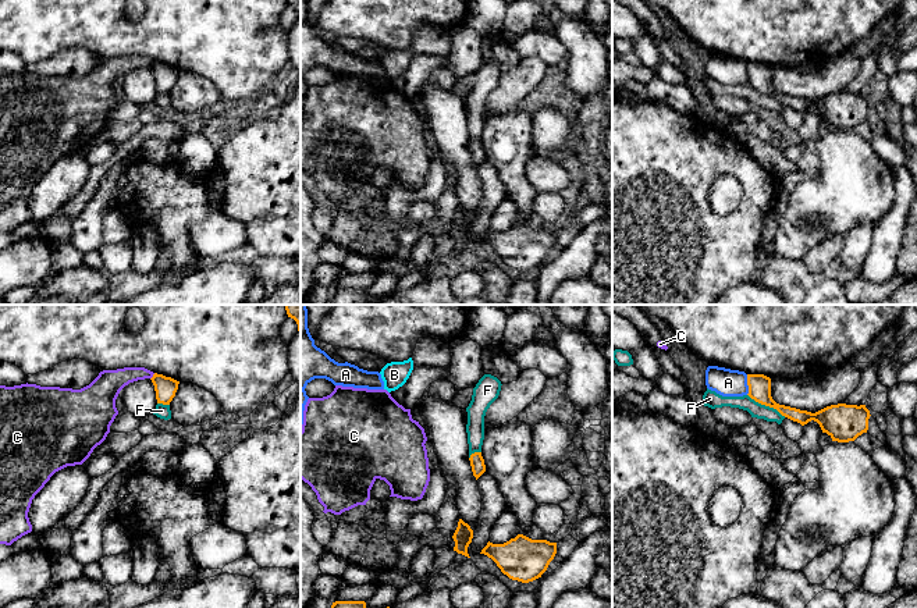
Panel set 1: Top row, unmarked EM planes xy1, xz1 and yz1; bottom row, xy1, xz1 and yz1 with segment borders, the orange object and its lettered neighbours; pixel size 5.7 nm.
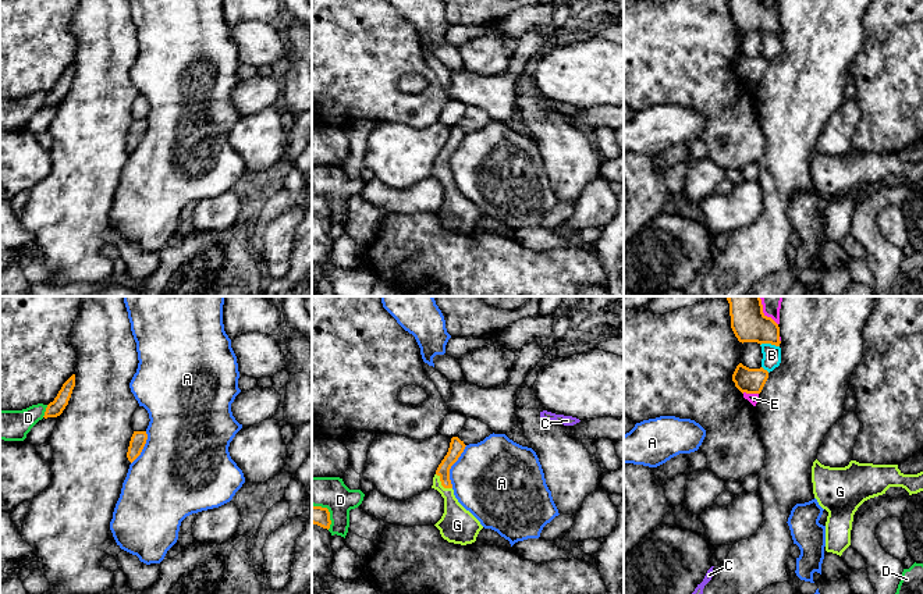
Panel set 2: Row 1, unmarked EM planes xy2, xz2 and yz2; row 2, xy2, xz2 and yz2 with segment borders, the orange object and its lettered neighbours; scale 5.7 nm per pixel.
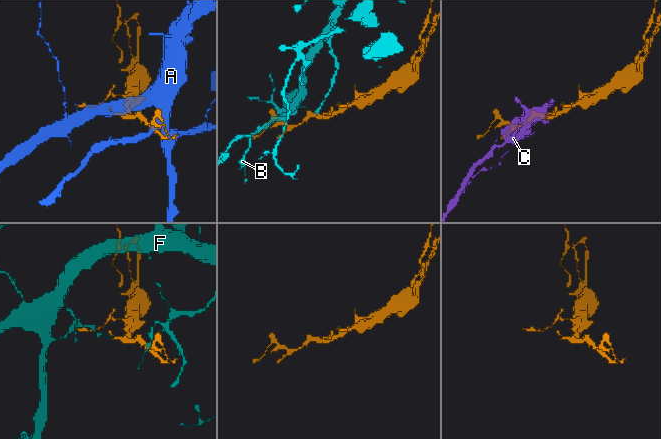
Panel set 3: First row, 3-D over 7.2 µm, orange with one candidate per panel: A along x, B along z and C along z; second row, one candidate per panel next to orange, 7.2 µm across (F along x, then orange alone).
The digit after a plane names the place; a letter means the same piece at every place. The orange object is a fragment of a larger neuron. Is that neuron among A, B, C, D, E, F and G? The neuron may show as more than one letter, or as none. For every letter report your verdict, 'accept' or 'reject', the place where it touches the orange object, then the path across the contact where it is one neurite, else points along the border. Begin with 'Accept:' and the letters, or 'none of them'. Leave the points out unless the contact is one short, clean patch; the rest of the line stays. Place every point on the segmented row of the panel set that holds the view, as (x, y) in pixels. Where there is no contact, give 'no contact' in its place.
Accept: G
A: reject; meets orange in xz2 at (451, 465)
B: reject; meets orange in yz2 at (770, 342)
C: reject; meets orange in xy1 at (153, 376)
D: reject; meets orange in xy2 at (46, 411)
E: reject; meets orange in yz2 at (751, 392)
F: reject; meets orange in yz1 at (767, 405)
G: accept; meets orange in xz2 at (442, 484); runs through xz2 (457, 447), (443, 469), (442, 484), (448, 495), (457, 525)

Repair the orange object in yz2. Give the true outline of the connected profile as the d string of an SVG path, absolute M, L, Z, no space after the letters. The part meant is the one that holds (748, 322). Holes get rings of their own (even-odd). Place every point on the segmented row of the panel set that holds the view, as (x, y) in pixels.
M728 296L731 328L739 342L780 346L780 327L763 313L760 296Z

